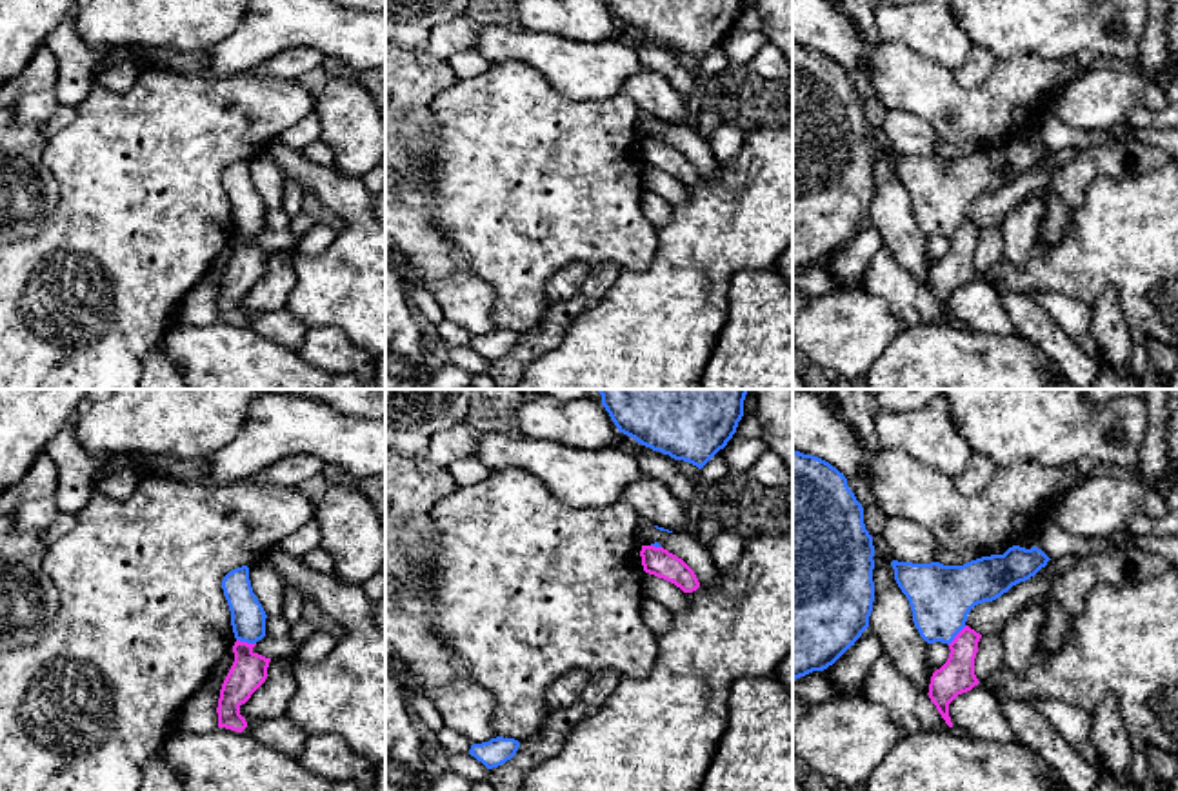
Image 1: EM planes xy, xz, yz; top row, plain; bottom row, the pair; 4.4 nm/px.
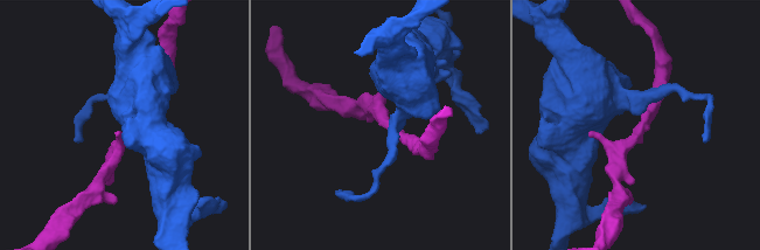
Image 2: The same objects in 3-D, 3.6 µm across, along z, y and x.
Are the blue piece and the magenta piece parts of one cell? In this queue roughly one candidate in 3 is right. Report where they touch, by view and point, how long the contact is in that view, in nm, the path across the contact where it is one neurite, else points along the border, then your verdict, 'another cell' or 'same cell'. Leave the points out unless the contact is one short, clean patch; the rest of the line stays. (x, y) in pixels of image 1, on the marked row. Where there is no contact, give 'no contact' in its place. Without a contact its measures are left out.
xy (246, 640) | 90 nm | along xy (237, 639), (255, 644) | another cell

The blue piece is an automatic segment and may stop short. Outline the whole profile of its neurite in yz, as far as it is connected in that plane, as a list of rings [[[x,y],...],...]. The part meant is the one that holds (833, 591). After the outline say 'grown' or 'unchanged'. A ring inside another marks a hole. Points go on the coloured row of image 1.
[[[793,451],[793,682],[833,666],[869,627],[874,546],[864,507],[829,462]]]; unchanged

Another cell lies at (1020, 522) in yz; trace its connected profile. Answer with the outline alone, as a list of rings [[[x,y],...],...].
[[[1014,515],[1013,526],[1014,526],[1014,533],[1018,535],[1018,540],[1014,546],[1025,547],[1025,549],[1034,547],[1033,535],[1029,531],[1029,518],[1023,515]]]

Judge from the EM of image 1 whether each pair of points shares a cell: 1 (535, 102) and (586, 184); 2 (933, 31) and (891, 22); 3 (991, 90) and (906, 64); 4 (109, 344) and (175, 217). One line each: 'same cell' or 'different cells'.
1: same cell
2: same cell
3: same cell
4: same cell

